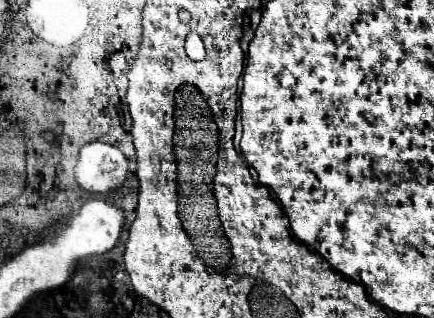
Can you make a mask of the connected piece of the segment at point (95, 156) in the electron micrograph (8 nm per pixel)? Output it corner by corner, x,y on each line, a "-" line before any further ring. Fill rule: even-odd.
91,142
81,148
77,162
77,182
81,188
89,192
111,192
125,182
127,174
127,158
123,152
105,142
-
101,162
105,162
101,166
-
117,162
121,168
118,169
-
111,172
111,174
105,174

